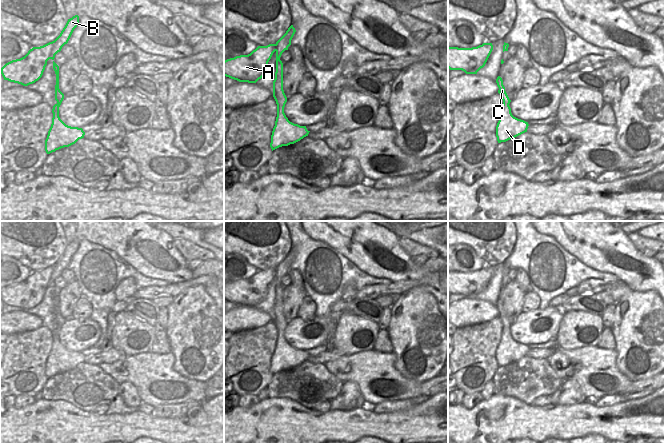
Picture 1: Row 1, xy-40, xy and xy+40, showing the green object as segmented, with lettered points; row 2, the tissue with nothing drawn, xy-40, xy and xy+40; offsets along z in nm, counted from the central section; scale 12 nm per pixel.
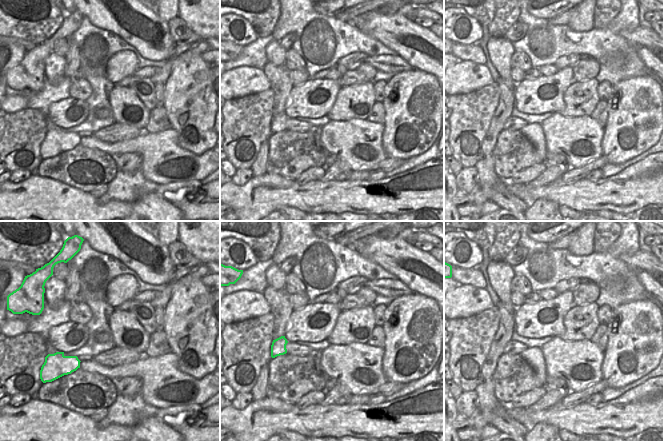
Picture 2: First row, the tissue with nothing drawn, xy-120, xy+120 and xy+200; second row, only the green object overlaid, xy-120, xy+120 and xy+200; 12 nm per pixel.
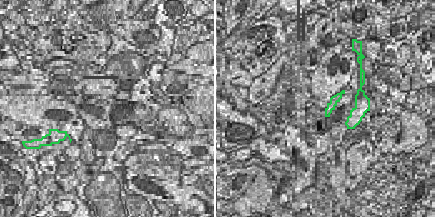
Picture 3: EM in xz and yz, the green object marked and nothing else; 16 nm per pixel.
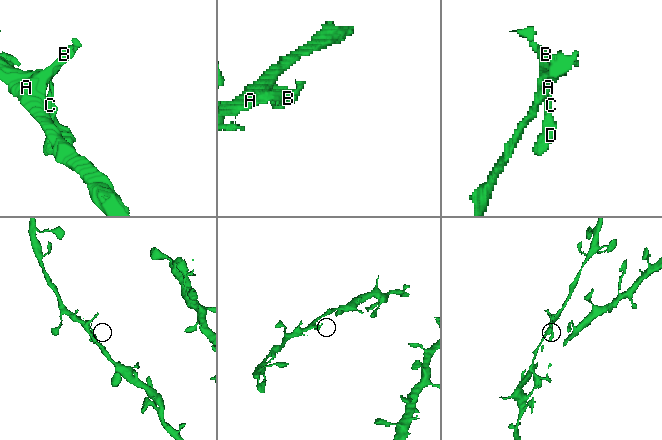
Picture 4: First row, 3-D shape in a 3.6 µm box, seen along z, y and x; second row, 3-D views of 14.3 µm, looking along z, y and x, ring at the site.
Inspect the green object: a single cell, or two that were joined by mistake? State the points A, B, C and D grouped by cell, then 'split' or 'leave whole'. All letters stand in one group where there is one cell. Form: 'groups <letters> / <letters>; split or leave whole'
groups A B / C D; split

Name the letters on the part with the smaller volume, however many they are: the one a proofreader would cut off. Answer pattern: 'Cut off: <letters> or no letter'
Cut off: C, D

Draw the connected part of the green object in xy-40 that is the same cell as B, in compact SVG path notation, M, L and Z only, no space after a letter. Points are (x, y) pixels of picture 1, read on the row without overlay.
M73 240L68 243L60 259L54 265L40 271L33 271L24 281L6 287L1 292L4 304L23 310L38 305L43 299L47 285L49 283L54 284L55 279L68 267L78 247L79 240Z

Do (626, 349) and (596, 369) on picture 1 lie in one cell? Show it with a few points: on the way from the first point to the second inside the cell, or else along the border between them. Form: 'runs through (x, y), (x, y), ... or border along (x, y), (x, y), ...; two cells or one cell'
border along (614, 349), (616, 352), (617, 368), (627, 377); two cells

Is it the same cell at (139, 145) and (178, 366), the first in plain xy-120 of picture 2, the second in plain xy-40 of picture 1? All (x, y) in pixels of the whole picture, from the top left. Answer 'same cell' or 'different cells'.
different cells

